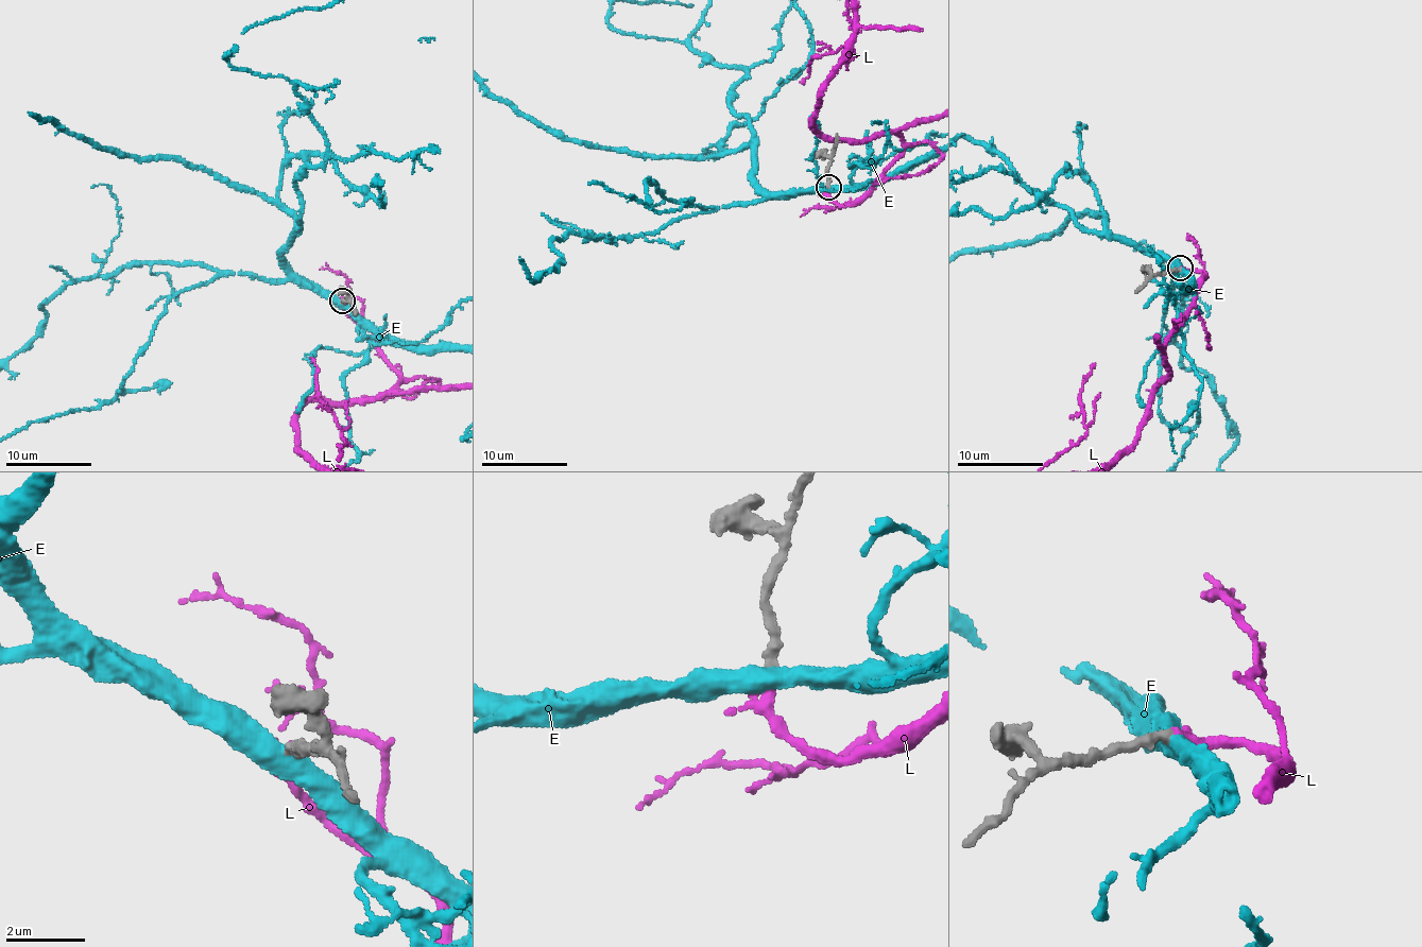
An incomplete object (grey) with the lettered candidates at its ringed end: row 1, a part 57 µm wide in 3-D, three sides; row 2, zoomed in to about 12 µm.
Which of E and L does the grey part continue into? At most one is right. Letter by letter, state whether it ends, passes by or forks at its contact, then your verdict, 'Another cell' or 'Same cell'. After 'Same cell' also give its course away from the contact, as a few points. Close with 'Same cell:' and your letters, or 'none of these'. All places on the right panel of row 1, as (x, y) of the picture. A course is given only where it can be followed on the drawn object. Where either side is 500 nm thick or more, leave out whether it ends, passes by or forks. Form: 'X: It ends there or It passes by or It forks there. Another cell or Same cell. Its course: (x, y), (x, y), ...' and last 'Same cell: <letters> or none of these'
E: Another cell
L: It passes by. Same cell
Same cell: L

